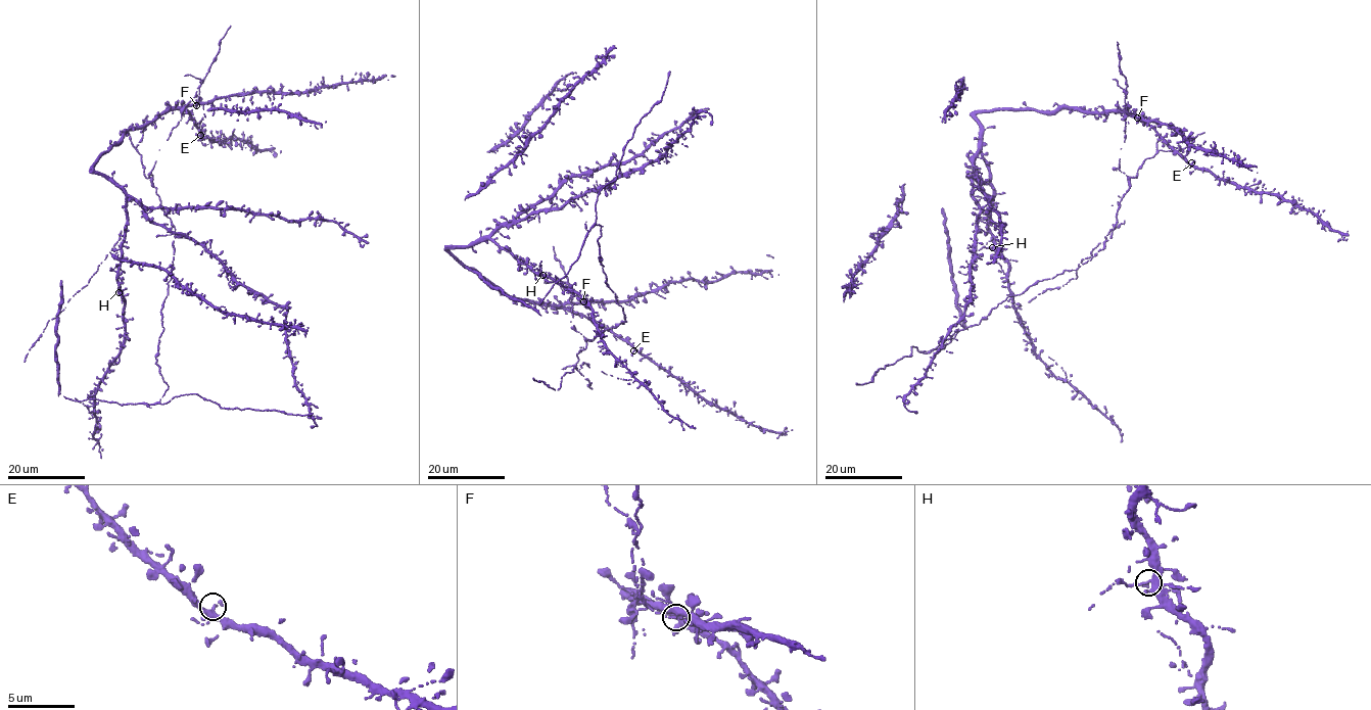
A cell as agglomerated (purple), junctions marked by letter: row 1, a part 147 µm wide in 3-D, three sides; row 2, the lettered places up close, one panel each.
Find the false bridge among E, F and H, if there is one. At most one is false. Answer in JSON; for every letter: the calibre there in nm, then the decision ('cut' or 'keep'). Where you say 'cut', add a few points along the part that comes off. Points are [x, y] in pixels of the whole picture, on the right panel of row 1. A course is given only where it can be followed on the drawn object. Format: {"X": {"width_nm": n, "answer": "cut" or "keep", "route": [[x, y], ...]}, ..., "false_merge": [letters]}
{"E": {"width_nm": 280, "answer": "keep"}, "F": {"width_nm": 280, "answer": "keep"}, "H": {"width_nm": 240, "answer": "keep"}, "false_merge": []}

